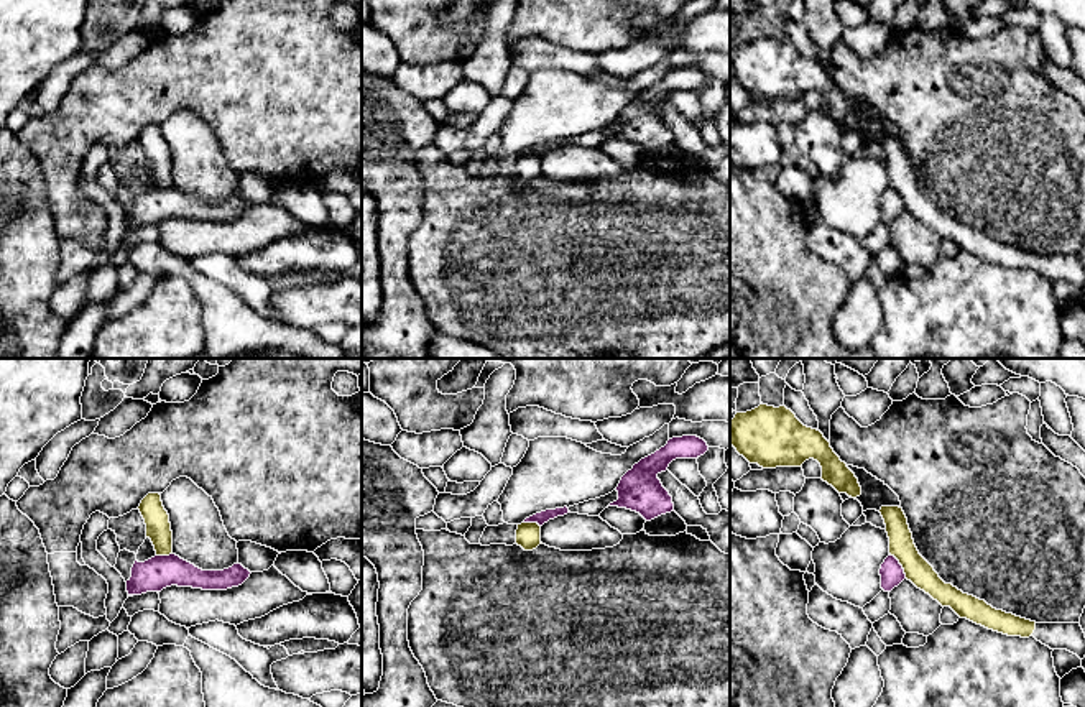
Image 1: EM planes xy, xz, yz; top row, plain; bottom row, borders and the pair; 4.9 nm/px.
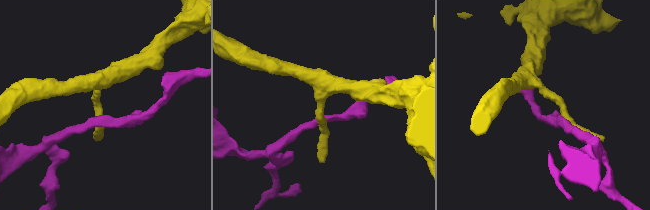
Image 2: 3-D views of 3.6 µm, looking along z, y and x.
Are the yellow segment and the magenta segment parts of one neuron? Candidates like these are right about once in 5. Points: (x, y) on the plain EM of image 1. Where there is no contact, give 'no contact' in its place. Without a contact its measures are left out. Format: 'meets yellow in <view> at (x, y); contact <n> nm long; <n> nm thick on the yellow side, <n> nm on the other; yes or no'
meets yellow in yz at (901, 196); contact 150 nm long; 130 nm thick on the yellow side, 120 nm on the other; no

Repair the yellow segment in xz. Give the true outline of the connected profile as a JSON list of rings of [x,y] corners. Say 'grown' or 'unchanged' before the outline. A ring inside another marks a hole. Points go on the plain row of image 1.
unchanged; [[[521,155],[516,161],[516,176],[524,183],[536,181],[541,174],[541,158],[538,155]]]

